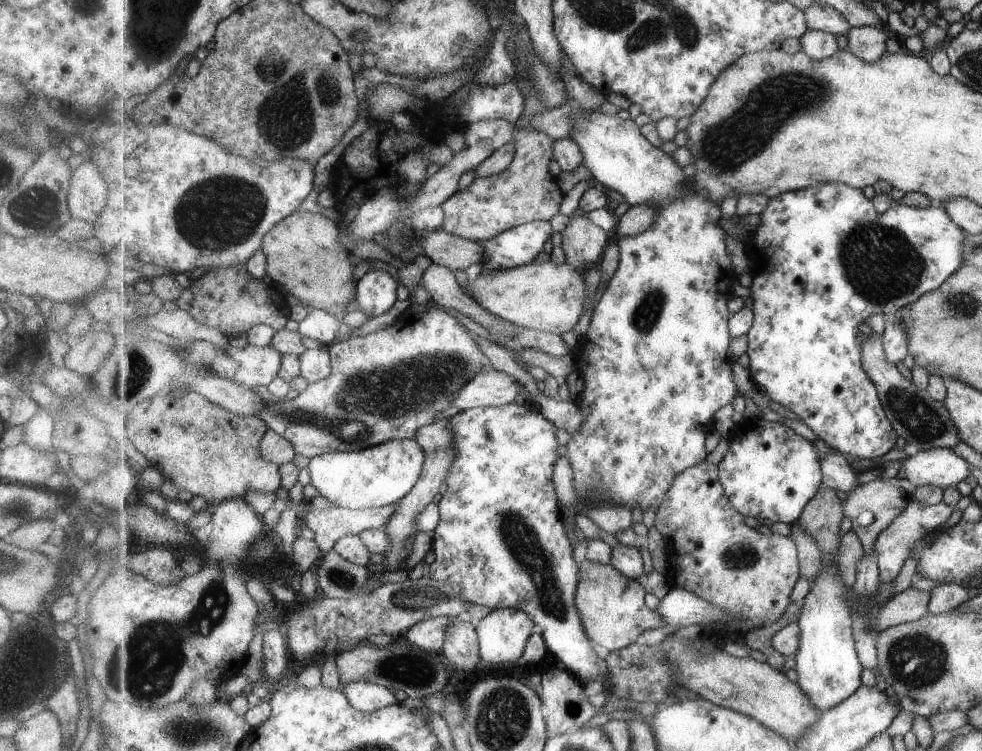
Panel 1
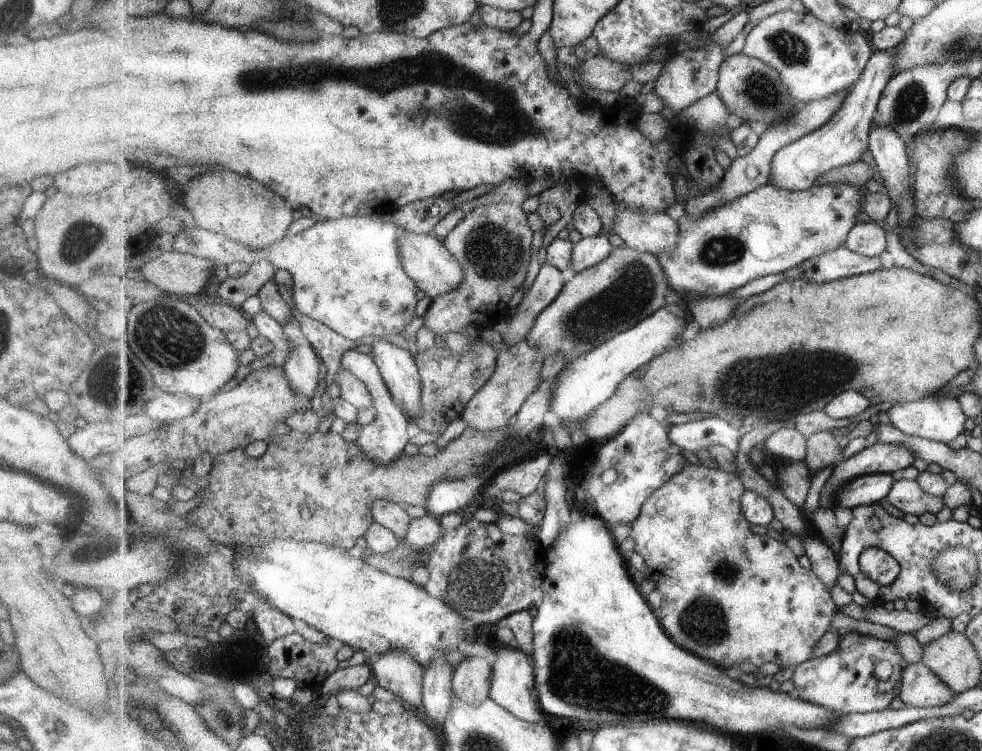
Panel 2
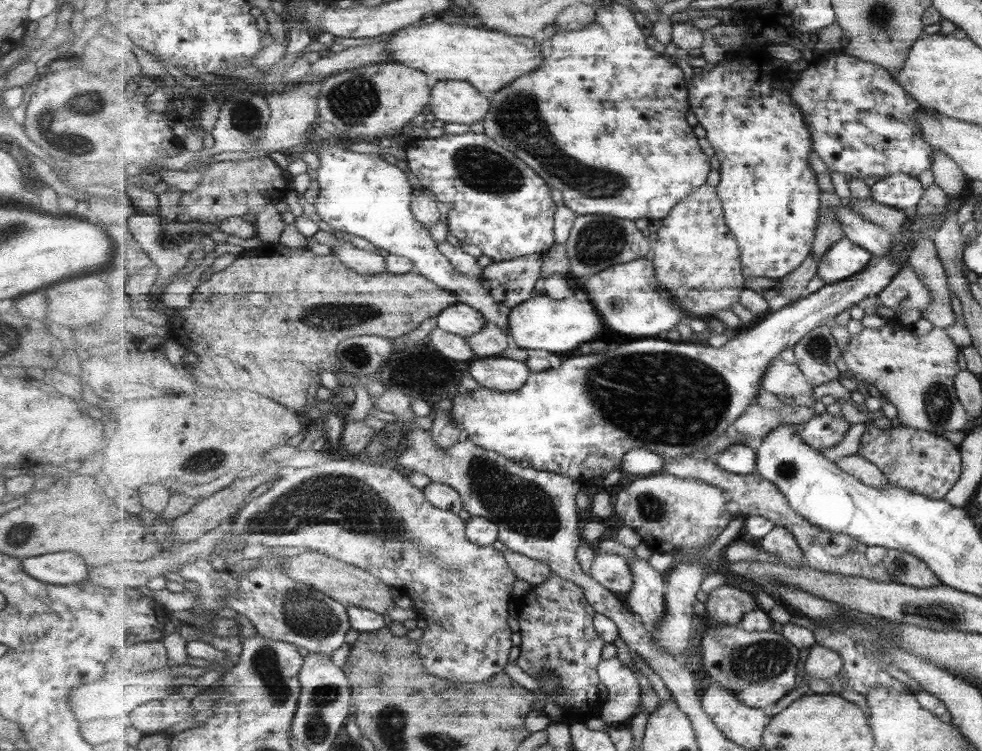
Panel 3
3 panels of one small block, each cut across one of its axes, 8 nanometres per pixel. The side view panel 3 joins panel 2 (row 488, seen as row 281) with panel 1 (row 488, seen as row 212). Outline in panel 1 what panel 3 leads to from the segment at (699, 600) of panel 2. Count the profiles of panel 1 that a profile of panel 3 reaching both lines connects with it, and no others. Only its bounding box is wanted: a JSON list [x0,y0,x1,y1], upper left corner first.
[654,460,799,628]

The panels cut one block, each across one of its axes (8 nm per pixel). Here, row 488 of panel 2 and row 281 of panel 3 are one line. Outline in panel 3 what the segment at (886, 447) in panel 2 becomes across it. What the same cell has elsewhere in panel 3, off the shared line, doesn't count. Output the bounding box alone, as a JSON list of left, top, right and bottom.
[818,238,874,284]

